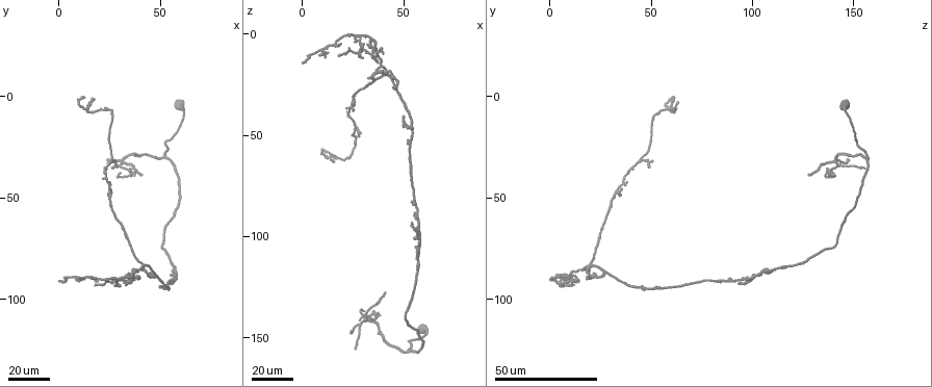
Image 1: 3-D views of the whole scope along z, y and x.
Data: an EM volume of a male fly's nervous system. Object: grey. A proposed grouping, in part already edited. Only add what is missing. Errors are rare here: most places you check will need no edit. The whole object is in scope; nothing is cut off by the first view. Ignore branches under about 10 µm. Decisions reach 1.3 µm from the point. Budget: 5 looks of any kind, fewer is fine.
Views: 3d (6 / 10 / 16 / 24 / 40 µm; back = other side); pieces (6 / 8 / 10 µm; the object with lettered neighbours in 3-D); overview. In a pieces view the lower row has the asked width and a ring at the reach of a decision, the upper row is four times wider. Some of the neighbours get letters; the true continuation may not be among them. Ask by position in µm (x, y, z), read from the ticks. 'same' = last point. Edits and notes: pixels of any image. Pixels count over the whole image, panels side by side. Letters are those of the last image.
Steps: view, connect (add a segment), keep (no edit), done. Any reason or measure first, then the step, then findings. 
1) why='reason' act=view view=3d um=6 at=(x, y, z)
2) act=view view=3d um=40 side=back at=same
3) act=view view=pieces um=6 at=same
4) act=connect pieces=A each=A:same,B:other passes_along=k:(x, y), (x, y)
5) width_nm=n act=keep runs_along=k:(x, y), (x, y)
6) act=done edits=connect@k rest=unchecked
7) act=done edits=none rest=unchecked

why='an open end' act=view view=3d um=24 at=(19, 93, 11)

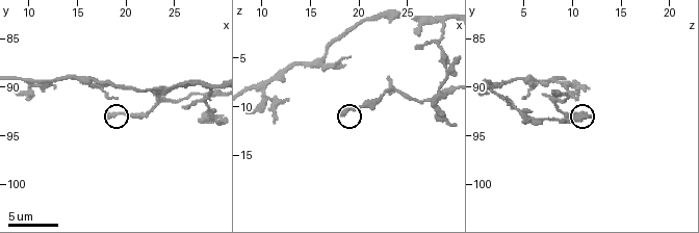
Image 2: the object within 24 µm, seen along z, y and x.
act=view view=pieces um=10 at=(18.0, 93.0, 11.0)

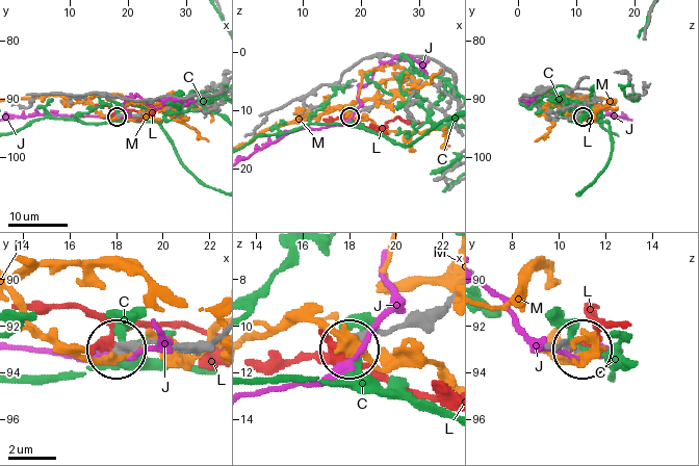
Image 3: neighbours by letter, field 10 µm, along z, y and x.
act=keep each=C:other,J:other,L:other,M:other runs_along=3:(448, 295), (400, 324), (365, 333), (350, 347) found='no lettered segment goes on from it'

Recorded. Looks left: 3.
why='an open end' act=view view=3d um=24 at=(0, 90, 14)

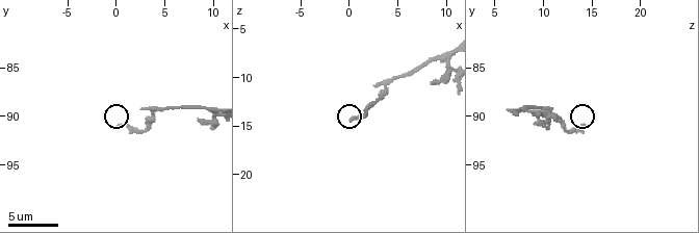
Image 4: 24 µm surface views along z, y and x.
why='see the neighbours' act=view view=pieces um=8 at=(0.4, 90.8, 14.4)

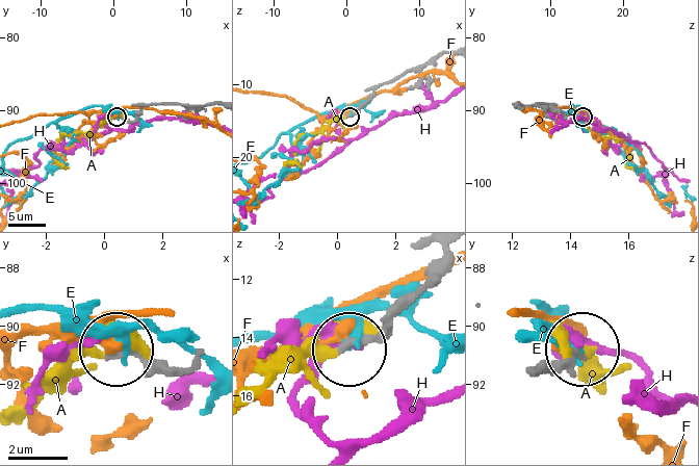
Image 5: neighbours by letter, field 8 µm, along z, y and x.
act=keep each=A:other,E:other,F:other,H:other runs_along=5:(446, 258), (355, 344) found='none of them fits'

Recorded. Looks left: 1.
act=done edits=none rest=unchecked

